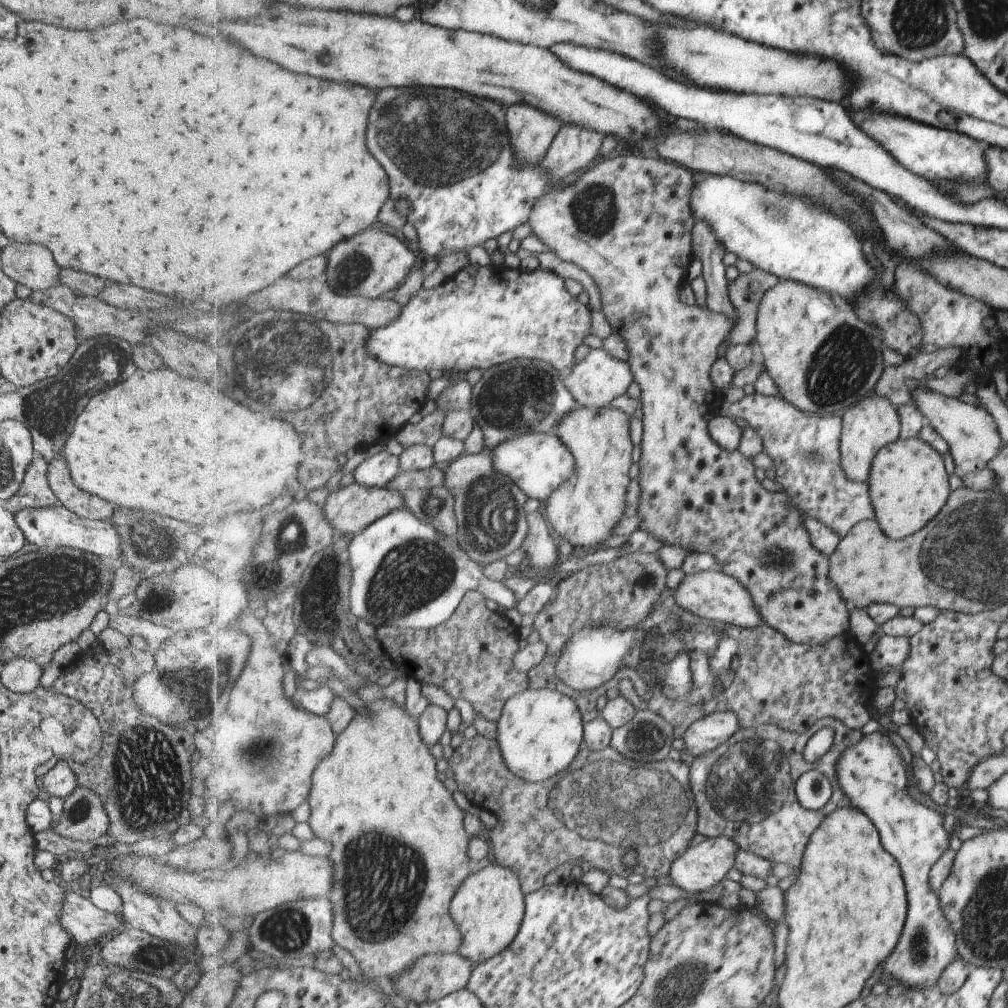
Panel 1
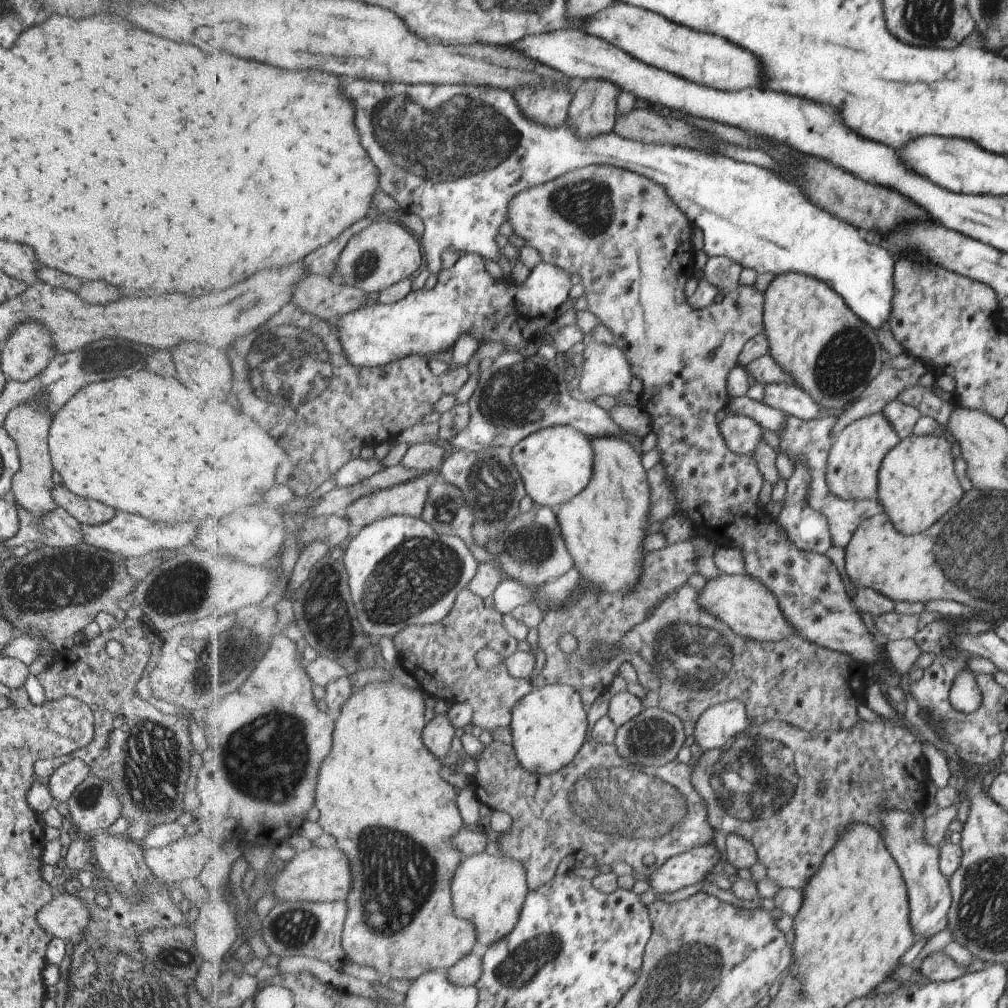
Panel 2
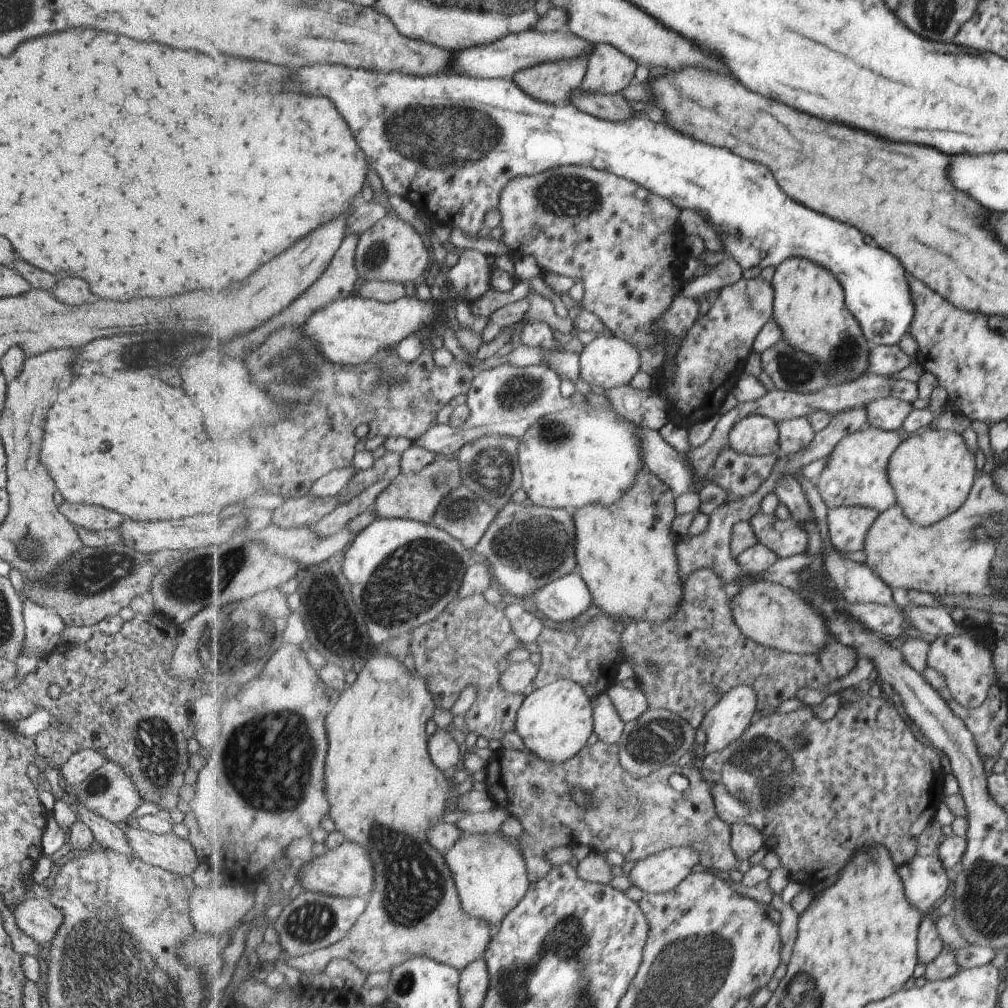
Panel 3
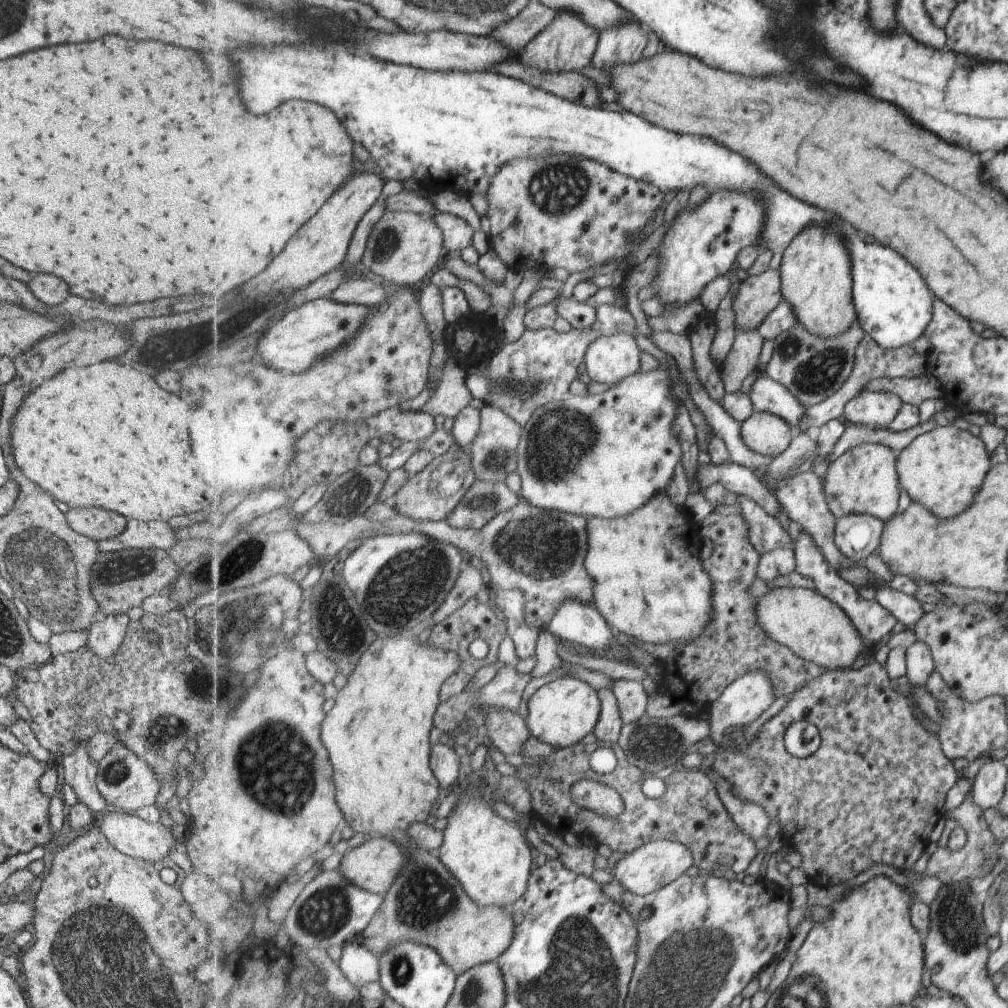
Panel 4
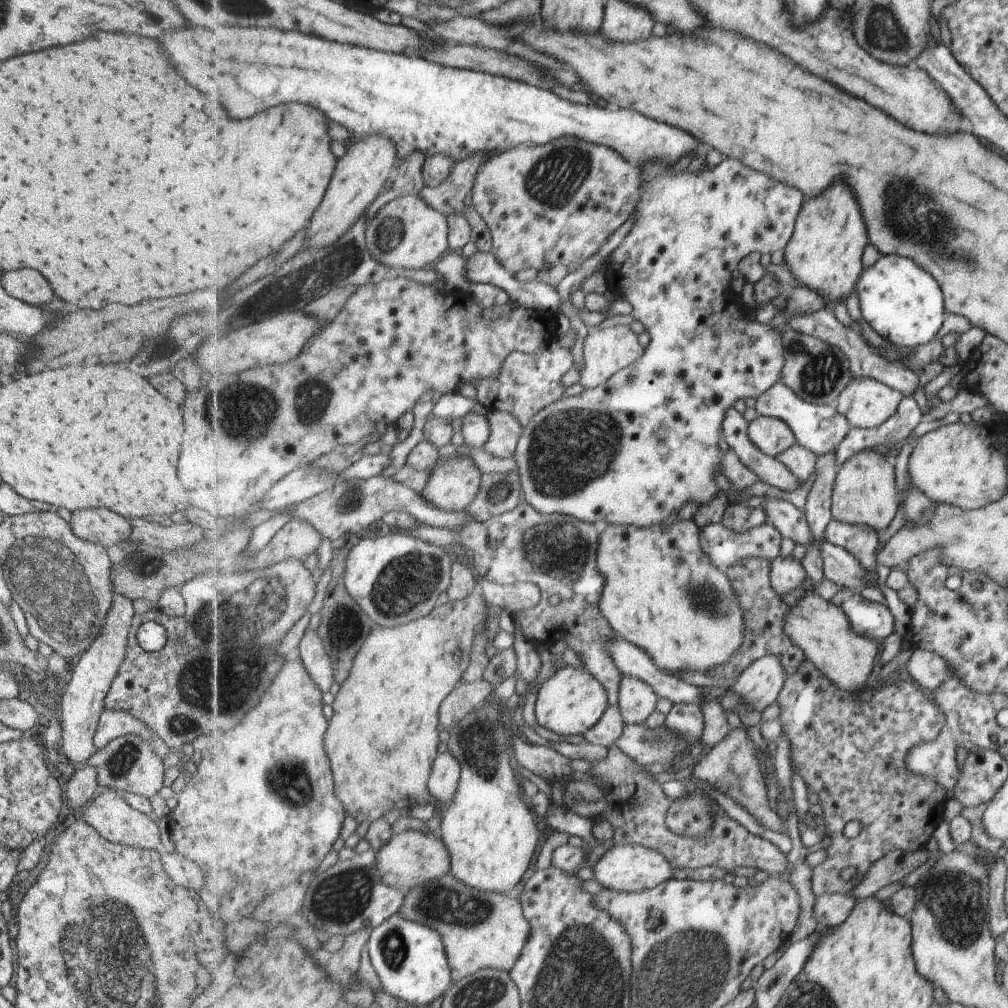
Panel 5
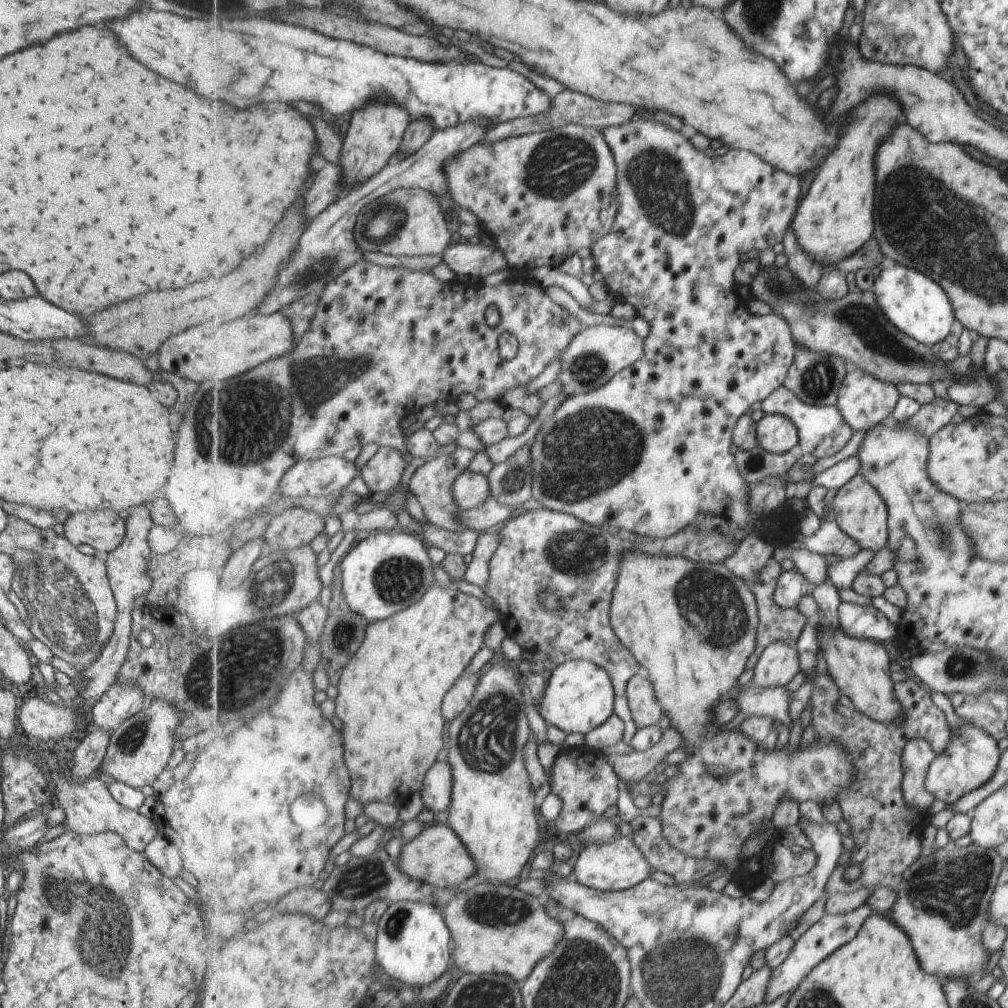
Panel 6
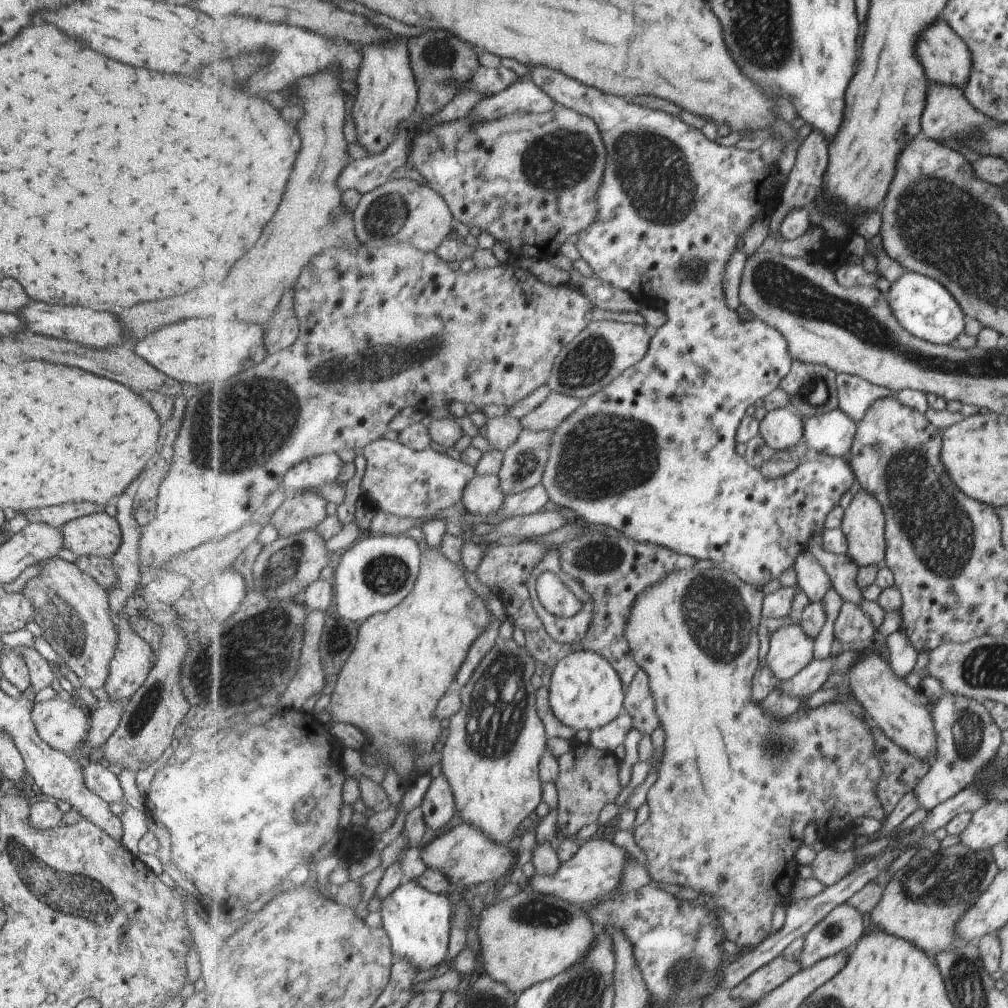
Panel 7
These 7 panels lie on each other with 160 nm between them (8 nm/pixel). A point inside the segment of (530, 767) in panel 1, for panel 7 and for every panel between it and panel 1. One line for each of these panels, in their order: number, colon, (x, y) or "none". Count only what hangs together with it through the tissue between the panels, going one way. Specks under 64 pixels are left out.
2: (549, 726)
3: (555, 722)
4: (561, 713)
5: (572, 701)
6: (580, 696)
7: (586, 692)

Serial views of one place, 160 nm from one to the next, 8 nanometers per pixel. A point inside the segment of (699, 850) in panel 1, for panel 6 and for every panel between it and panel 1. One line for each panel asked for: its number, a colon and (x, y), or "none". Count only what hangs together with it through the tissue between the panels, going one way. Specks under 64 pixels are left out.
2: (687, 869)
3: (664, 872)
4: (653, 866)
5: (629, 868)
6: (619, 865)

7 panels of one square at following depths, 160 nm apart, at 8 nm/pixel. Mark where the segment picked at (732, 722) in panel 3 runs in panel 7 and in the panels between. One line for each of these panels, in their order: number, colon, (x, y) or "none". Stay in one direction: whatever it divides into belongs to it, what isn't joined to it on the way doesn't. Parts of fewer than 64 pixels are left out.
4: (743, 701)
5: (761, 684)
6: (781, 662)
7: (791, 649)

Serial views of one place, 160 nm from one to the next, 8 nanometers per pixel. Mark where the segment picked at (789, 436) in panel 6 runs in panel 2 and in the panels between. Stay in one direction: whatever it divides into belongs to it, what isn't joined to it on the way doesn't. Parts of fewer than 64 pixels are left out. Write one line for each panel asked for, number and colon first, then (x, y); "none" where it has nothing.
2: (743, 434)
3: (758, 435)
4: (766, 433)
5: (773, 436)

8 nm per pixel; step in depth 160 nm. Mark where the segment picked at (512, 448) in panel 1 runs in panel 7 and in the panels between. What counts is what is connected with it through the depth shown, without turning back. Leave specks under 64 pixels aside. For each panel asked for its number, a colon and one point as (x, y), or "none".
2: (556, 464)
3: (571, 459)
4: (605, 455)
5: (631, 451)
6: (650, 451)
7: (652, 455)

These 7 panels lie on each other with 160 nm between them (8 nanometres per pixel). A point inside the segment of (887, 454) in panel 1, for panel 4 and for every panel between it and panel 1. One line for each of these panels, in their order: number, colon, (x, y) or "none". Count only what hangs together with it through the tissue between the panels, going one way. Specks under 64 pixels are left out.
2: (916, 486)
3: (933, 471)
4: (943, 469)

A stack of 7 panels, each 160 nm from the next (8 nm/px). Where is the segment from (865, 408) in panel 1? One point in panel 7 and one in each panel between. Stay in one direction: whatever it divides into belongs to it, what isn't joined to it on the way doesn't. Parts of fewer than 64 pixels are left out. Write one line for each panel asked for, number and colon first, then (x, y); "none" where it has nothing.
2: (852, 473)
3: (855, 475)
4: (862, 480)
5: (864, 493)
6: (860, 510)
7: (862, 522)

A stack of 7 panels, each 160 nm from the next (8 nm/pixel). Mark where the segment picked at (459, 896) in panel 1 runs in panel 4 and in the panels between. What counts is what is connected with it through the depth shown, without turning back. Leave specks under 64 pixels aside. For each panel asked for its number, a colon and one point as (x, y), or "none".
2: (491, 891)
3: (491, 876)
4: (489, 855)

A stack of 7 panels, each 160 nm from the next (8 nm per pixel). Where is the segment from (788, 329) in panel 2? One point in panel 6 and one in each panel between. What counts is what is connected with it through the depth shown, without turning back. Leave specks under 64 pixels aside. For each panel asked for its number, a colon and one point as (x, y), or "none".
3: (810, 306)
4: (817, 274)
5: (830, 236)
6: (835, 219)

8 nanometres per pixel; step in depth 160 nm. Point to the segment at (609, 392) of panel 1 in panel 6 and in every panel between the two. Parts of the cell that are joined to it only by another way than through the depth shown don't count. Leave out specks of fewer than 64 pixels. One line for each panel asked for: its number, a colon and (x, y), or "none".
2: (606, 371)
3: (607, 361)
4: (610, 359)
5: (606, 351)
6: (599, 352)

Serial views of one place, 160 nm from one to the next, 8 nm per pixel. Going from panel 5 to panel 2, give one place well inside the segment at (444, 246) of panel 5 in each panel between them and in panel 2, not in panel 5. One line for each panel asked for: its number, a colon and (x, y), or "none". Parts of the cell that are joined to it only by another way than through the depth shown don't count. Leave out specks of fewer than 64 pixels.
2: (384, 254)
3: (391, 250)
4: (404, 247)

